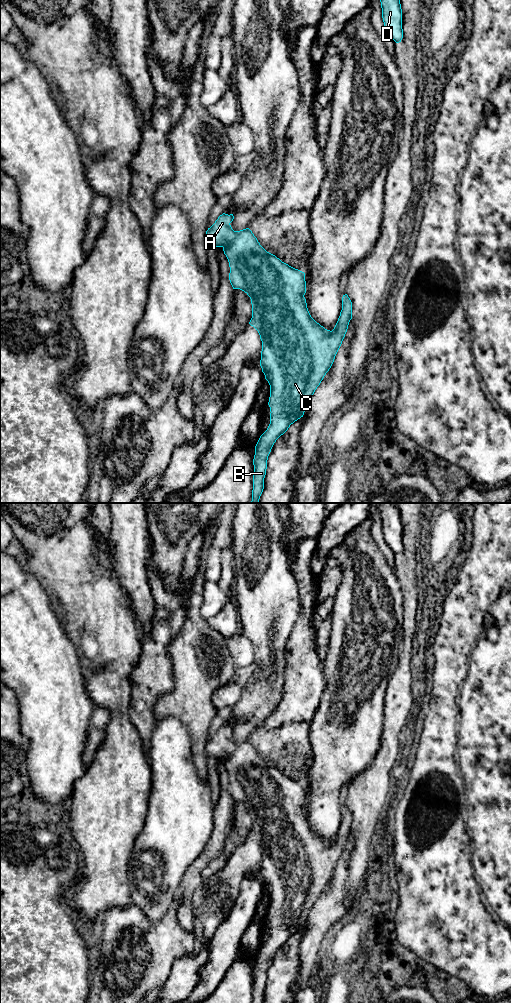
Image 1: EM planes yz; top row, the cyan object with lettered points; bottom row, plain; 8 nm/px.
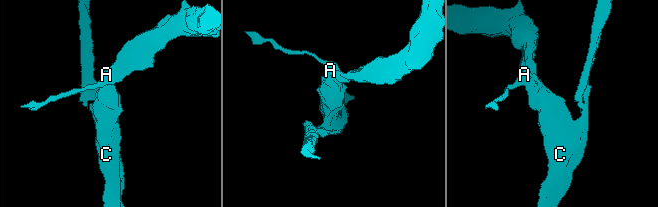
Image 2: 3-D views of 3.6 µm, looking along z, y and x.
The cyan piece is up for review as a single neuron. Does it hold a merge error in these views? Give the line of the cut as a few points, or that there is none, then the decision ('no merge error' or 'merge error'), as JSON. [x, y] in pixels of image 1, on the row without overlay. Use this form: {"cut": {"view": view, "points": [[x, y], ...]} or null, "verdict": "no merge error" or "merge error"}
{"cut": null, "verdict": "no merge error"}

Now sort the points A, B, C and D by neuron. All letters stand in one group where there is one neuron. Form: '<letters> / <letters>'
A B C D

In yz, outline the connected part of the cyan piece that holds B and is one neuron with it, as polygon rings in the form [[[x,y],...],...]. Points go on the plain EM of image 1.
[[[223,725],[220,727],[206,743],[204,752],[207,758],[212,757],[223,760],[229,774],[230,795],[233,801],[240,801],[250,809],[252,830],[249,836],[258,843],[262,853],[260,878],[265,891],[270,897],[268,917],[271,925],[270,936],[255,958],[252,1003],[263,1003],[267,972],[271,961],[276,952],[288,942],[290,937],[303,929],[312,907],[331,880],[352,831],[352,814],[347,806],[343,807],[342,822],[334,841],[332,843],[325,841],[311,829],[308,823],[304,809],[306,805],[305,785],[289,778],[275,767],[267,764],[249,740],[234,743],[230,737],[233,731],[233,726]]]

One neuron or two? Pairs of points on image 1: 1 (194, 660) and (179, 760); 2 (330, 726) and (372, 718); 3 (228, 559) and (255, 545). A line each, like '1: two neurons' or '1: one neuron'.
1: two neurons
2: one neuron
3: two neurons

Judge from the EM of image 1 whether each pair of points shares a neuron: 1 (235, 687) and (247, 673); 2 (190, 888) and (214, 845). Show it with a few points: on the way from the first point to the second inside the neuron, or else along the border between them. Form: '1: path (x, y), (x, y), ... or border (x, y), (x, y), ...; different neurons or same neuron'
1: path (238, 684), (244, 676); same neuron
2: path (193, 877), (196, 868), (207, 856); same neuron

